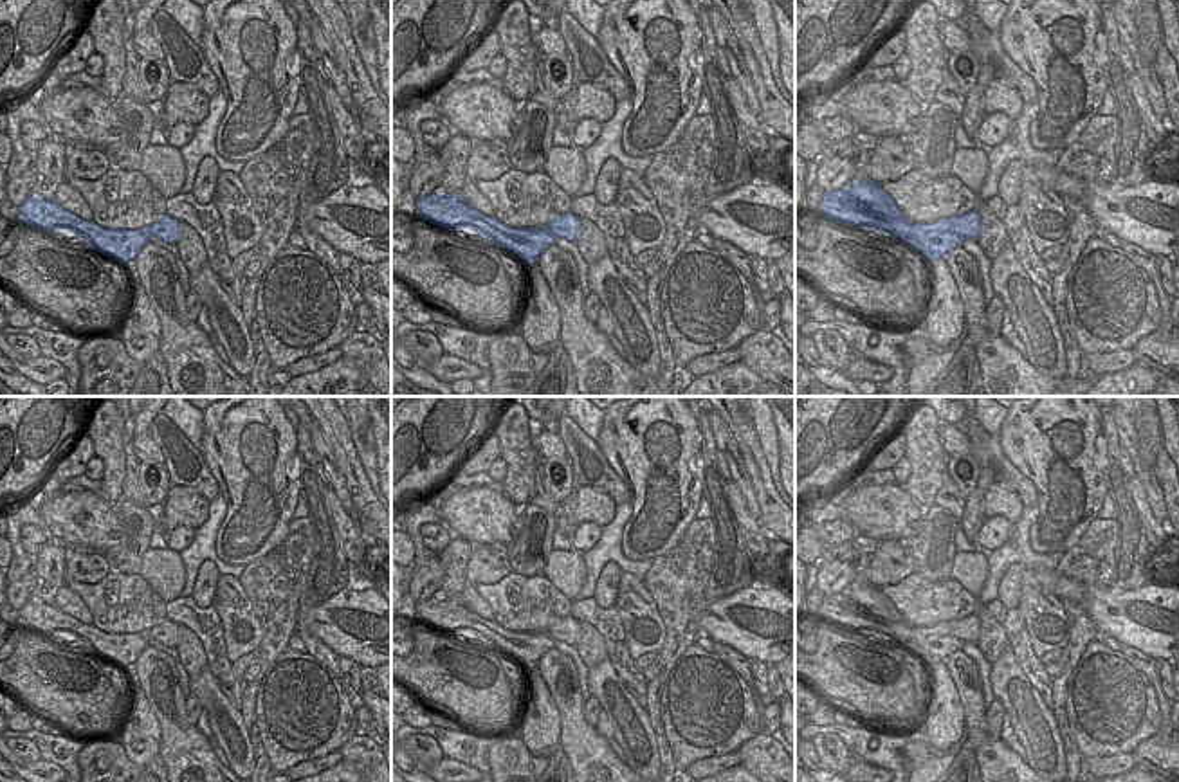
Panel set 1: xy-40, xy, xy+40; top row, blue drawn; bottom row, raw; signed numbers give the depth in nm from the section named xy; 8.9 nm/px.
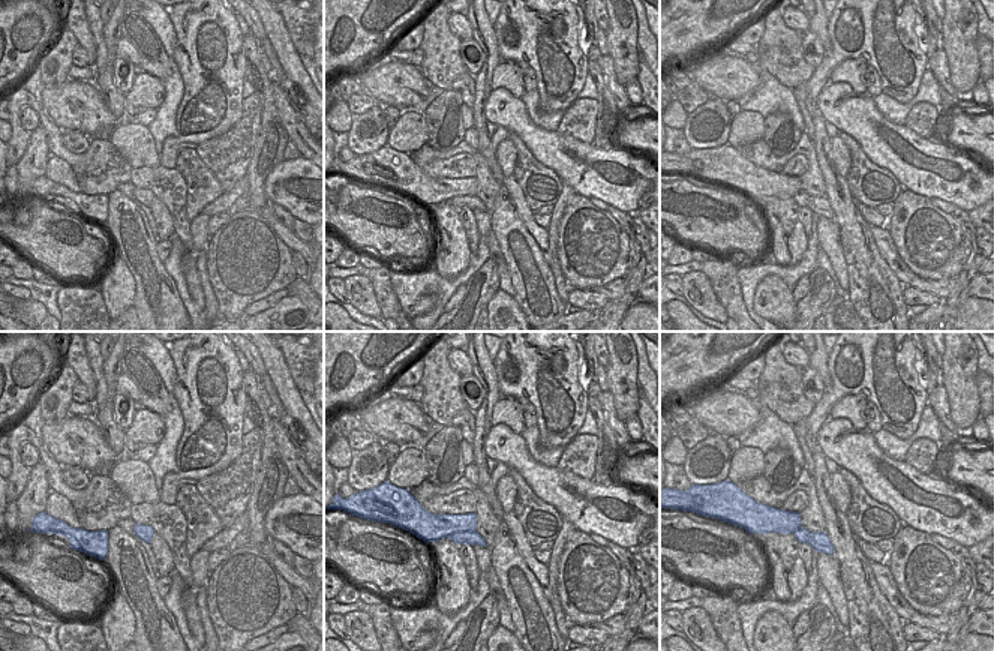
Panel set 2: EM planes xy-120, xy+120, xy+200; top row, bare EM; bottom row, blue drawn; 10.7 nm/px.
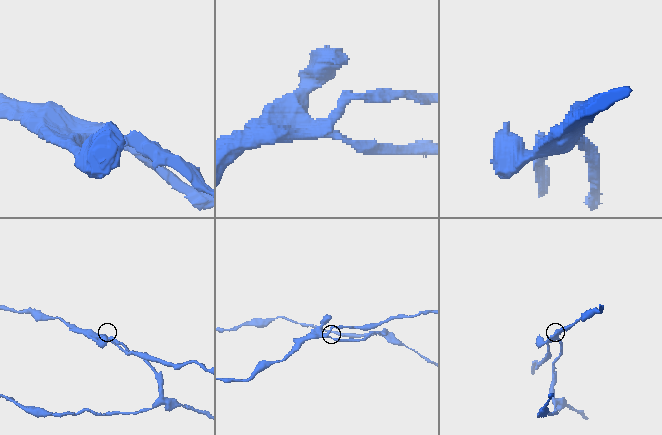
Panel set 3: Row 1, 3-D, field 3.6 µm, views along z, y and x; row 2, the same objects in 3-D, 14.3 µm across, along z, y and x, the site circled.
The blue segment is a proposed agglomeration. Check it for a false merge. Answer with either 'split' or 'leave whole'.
split

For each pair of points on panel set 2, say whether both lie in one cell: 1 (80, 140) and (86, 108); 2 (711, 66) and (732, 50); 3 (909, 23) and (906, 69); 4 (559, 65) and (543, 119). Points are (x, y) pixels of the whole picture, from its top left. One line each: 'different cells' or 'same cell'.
1: different cells
2: different cells
3: same cell
4: different cells

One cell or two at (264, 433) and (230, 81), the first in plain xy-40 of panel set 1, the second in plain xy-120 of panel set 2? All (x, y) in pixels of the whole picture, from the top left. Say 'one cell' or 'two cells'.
one cell

